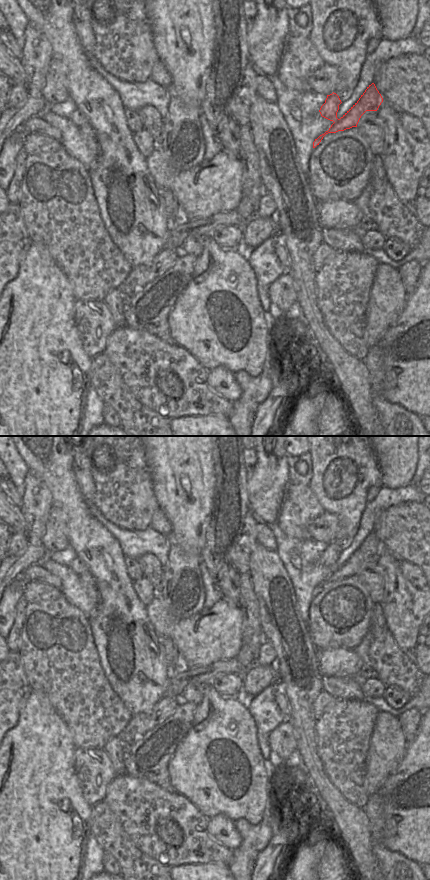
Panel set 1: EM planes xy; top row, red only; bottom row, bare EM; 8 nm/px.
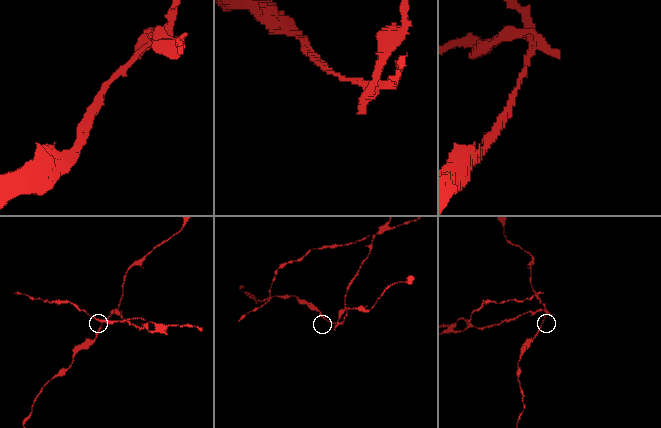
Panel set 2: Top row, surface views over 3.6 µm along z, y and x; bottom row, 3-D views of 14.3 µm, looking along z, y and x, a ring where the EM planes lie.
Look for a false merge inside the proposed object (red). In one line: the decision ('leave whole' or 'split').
split

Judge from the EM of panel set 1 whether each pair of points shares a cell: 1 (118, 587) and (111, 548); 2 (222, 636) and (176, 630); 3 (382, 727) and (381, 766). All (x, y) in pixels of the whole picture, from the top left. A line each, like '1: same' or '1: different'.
1: same
2: same
3: same

